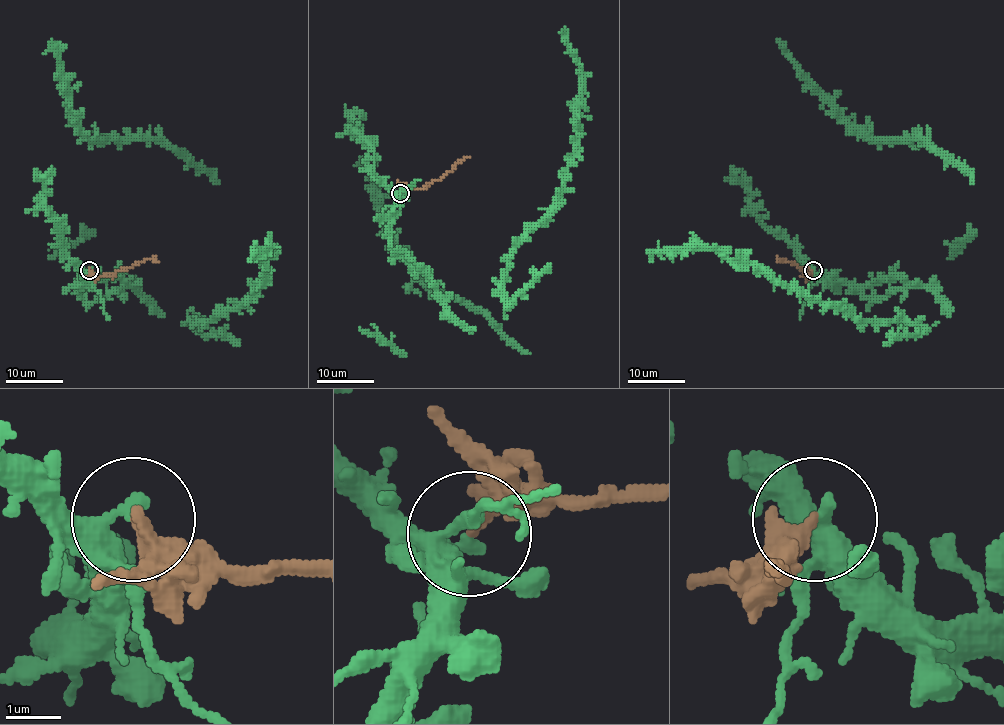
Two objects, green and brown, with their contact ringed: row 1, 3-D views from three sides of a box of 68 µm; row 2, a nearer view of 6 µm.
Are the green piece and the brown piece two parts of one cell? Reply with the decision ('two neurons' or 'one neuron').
two neurons

